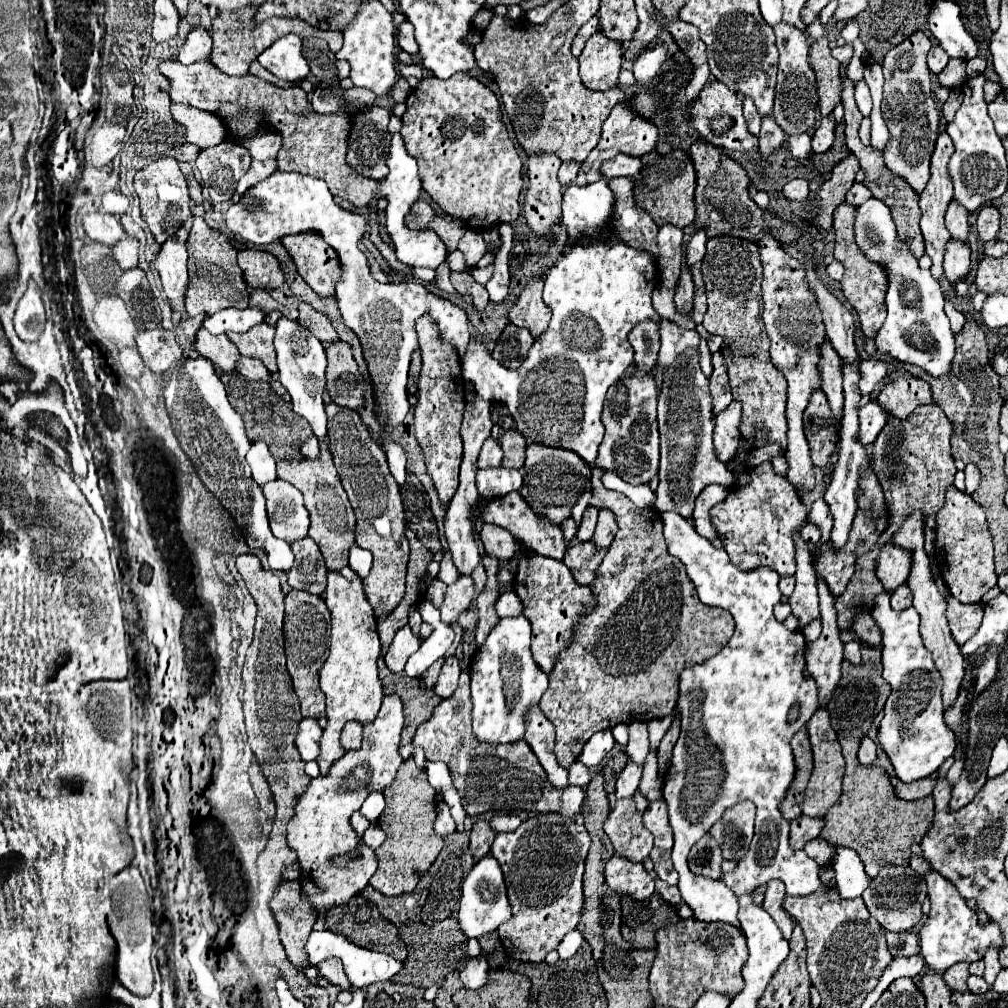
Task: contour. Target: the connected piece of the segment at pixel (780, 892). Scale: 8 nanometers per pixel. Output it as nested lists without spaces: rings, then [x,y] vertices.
[[[774,879],[768,883],[768,889],[766,889],[766,897],[764,897],[764,903],[762,907],[770,913],[770,917],[778,923],[782,935],[786,941],[790,941],[790,935],[792,935],[792,929],[794,929],[794,923],[792,923],[792,917],[782,909],[782,901],[784,901],[784,895],[786,895],[786,889],[784,889],[784,883]]]

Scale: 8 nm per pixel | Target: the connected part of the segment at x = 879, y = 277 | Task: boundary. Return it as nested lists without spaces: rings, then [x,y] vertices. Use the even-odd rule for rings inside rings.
[[[834,217],[834,231],[836,231],[834,259],[844,265],[844,277],[840,281],[842,293],[844,293],[846,301],[858,313],[858,321],[860,321],[860,329],[862,329],[864,337],[874,337],[878,333],[878,329],[882,327],[884,319],[886,319],[886,305],[884,305],[884,293],[886,293],[886,287],[888,287],[886,271],[878,263],[868,261],[860,253],[860,249],[852,249],[852,243],[846,243],[846,225],[836,227],[836,217]]]

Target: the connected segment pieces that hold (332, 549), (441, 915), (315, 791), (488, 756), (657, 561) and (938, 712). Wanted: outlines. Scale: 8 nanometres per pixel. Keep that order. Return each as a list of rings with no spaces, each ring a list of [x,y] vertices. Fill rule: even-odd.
[[[320,439],[320,457],[316,459],[280,459],[278,461],[278,479],[292,483],[304,495],[304,507],[310,515],[310,537],[318,545],[326,567],[330,571],[340,571],[348,563],[348,549],[354,545],[354,525],[356,517],[346,497],[346,491],[340,483],[332,455],[324,439]]]
[[[452,833],[444,839],[444,849],[440,851],[438,859],[430,867],[430,871],[420,879],[414,891],[398,895],[398,897],[386,897],[380,895],[370,885],[362,891],[362,897],[372,901],[382,917],[392,921],[398,927],[400,939],[408,947],[408,957],[404,963],[404,969],[392,979],[392,983],[400,985],[416,985],[416,987],[432,987],[442,985],[446,975],[452,971],[460,971],[466,961],[458,963],[458,957],[466,951],[466,935],[458,929],[458,899],[460,899],[460,887],[464,881],[464,875],[474,865],[474,857],[470,853],[468,845],[468,833]]]
[[[386,695],[376,721],[364,725],[362,749],[348,751],[340,761],[332,765],[326,777],[312,779],[308,789],[296,801],[296,813],[286,827],[286,841],[288,847],[298,855],[302,871],[302,897],[310,903],[318,917],[324,917],[326,911],[344,905],[350,897],[360,893],[376,873],[376,853],[366,847],[358,833],[352,829],[350,815],[362,807],[364,799],[368,797],[368,789],[384,791],[394,781],[394,775],[402,763],[398,753],[402,725],[404,715],[400,697]],[[342,853],[356,853],[356,859],[352,859],[346,867],[338,867],[332,863],[332,859]]]
[[[470,669],[461,671],[460,685],[454,691],[454,695],[448,697],[448,699],[442,699],[440,705],[434,709],[432,717],[418,725],[416,735],[414,735],[414,745],[422,747],[426,751],[426,761],[444,761],[448,765],[452,779],[454,779],[454,785],[456,785],[456,791],[460,793],[462,807],[470,817],[482,815],[482,813],[488,813],[488,811],[512,813],[512,811],[536,811],[538,809],[540,813],[560,813],[564,817],[574,819],[580,813],[580,807],[582,807],[582,801],[584,801],[584,789],[572,787],[572,785],[568,785],[566,789],[552,787],[546,773],[542,771],[542,765],[538,763],[536,755],[526,745],[526,741],[516,741],[514,745],[512,743],[496,745],[496,743],[482,743],[482,741],[476,739],[476,735],[472,733]]]
[[[598,469],[592,479],[590,507],[612,511],[616,515],[618,533],[604,557],[604,563],[596,569],[596,581],[590,583],[596,593],[596,609],[592,609],[592,613],[584,613],[580,625],[576,625],[572,645],[568,645],[568,649],[556,659],[552,673],[548,675],[548,691],[538,703],[546,719],[556,727],[554,751],[564,769],[578,759],[584,743],[596,731],[612,729],[618,723],[630,725],[634,721],[652,721],[672,713],[678,699],[680,671],[716,655],[716,651],[720,651],[734,633],[732,615],[720,607],[700,603],[684,565],[672,557],[668,549],[664,549],[663,523],[652,519],[658,513],[646,513],[646,509],[636,507],[626,495],[604,489]]]
[[[888,593],[876,595],[874,607],[872,607],[872,619],[876,625],[880,625],[882,633],[882,677],[890,683],[892,691],[890,697],[884,705],[884,717],[878,729],[878,741],[886,755],[890,757],[890,763],[894,765],[896,777],[900,781],[916,781],[932,775],[952,753],[954,753],[954,739],[956,735],[952,729],[948,729],[944,721],[944,709],[942,709],[942,677],[938,669],[932,663],[932,655],[922,643],[922,637],[918,633],[918,623],[920,615],[916,609],[906,609],[906,611],[892,611]]]

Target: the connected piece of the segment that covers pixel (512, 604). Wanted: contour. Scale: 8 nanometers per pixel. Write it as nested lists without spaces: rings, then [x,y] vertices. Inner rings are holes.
[[[506,591],[506,593],[502,593],[498,597],[496,613],[498,613],[498,617],[516,617],[516,615],[522,615],[522,605],[520,605],[520,599],[516,597],[514,591]]]

